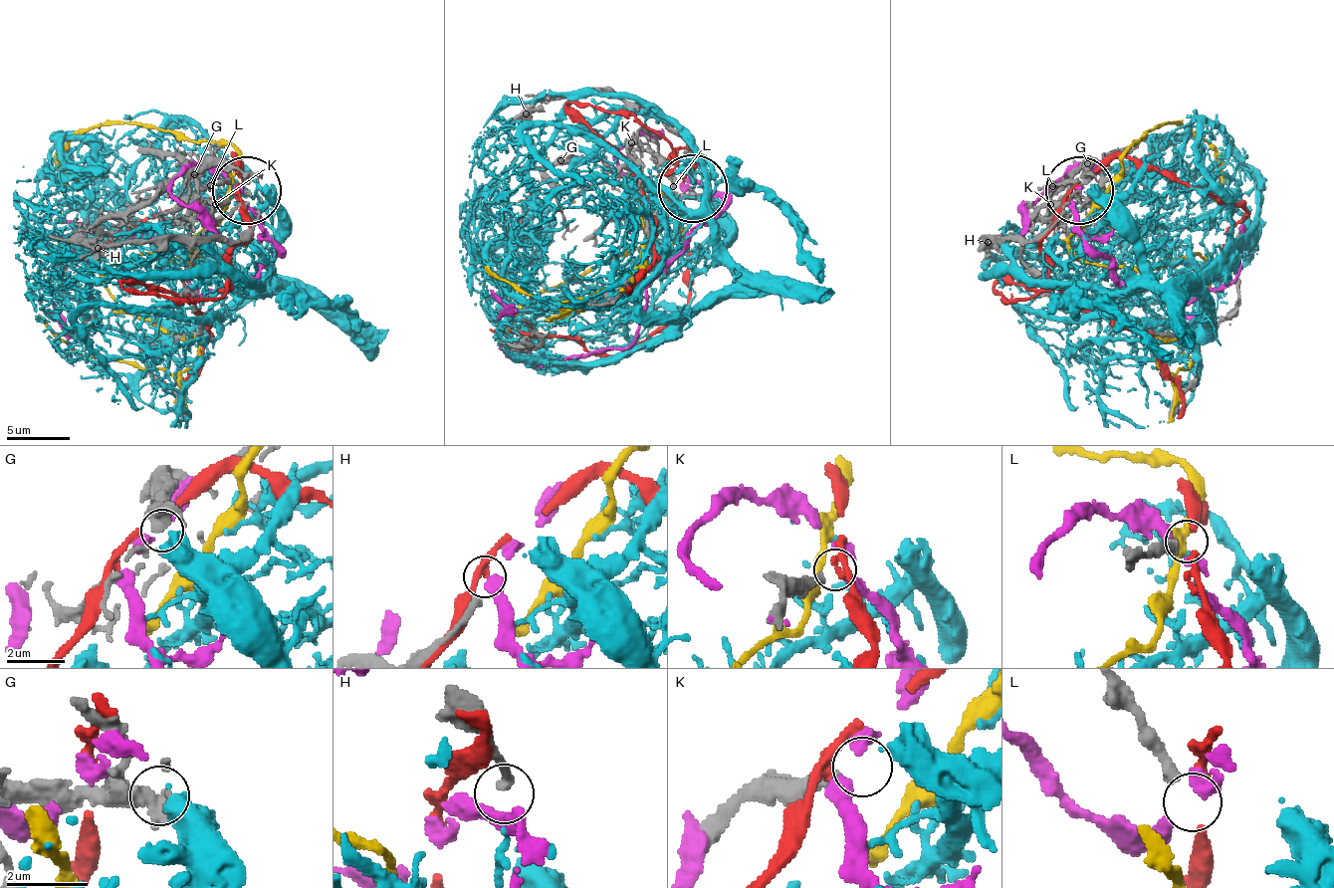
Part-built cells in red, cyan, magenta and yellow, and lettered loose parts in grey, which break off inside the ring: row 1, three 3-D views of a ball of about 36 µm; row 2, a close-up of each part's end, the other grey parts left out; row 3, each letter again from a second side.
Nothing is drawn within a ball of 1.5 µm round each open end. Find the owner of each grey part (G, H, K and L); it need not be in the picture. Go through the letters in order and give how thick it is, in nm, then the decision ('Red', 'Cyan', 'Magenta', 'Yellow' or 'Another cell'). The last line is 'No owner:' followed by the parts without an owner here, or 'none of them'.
G: Thickness 280 nm. Cyan
H: Thickness 240 nm. Another cell
K: Thickness 280 nm. Another cell
L: Thickness 320 nm. Another cell
No owner: H, K, L

